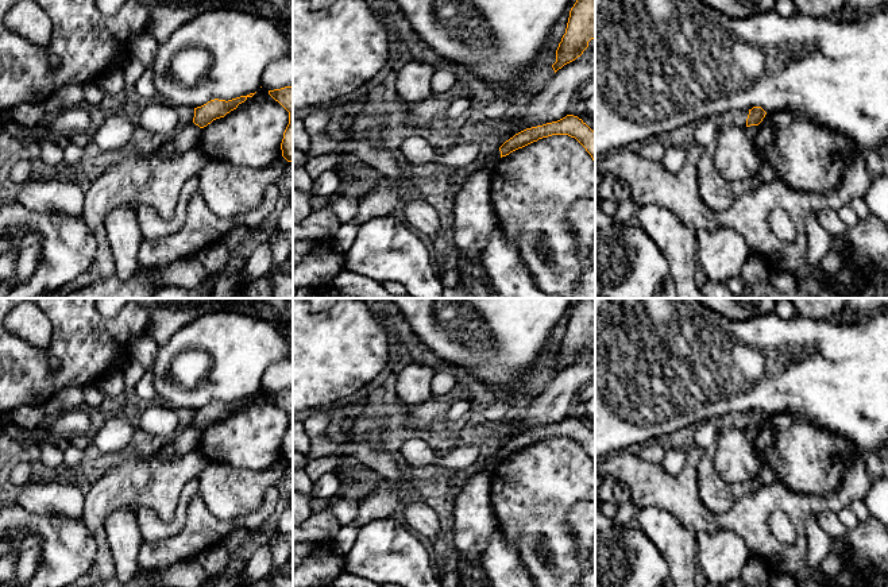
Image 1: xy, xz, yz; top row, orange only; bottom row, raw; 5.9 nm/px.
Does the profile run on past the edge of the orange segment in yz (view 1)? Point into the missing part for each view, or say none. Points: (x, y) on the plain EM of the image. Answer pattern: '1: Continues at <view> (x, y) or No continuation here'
1: No continuation here

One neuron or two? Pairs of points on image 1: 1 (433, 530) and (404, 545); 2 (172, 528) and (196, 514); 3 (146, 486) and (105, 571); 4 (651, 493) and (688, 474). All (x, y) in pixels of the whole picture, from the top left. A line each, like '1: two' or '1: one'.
1: two
2: two
3: one
4: one

